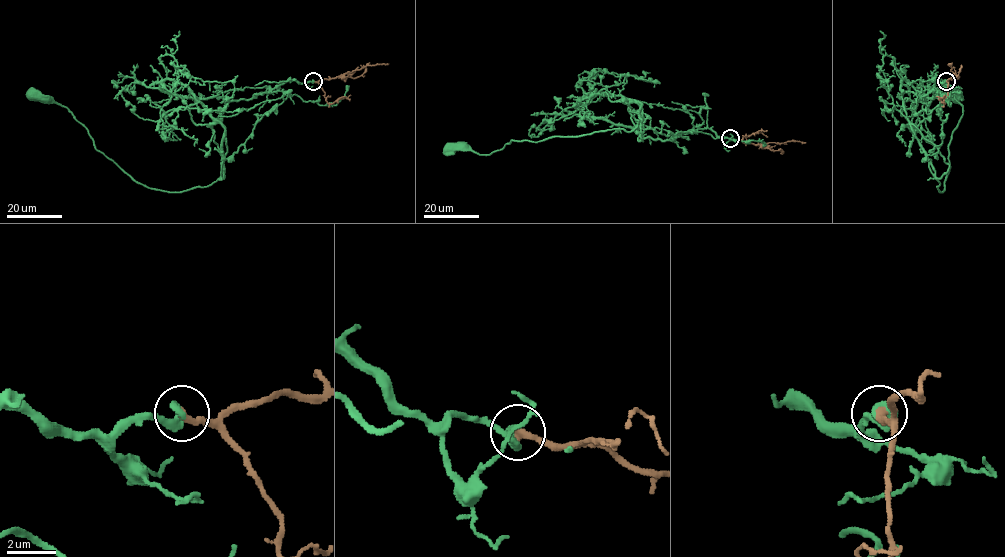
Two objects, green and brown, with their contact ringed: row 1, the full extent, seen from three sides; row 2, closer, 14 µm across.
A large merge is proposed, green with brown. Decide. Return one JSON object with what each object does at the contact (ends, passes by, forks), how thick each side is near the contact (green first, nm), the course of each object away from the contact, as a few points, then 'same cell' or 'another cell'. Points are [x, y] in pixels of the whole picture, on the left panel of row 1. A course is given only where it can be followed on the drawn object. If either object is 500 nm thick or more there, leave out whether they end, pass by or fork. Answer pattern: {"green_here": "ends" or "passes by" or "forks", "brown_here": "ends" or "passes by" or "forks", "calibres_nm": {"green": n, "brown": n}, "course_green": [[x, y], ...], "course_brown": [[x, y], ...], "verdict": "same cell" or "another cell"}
{"green_here": "ends", "brown_here": "ends", "calibres_nm": {"green": 400, "brown": 320}, "course_green": [[313, 80], [231, 100], [169, 95], [166, 79], [224, 128], [221, 175], [179, 192], [136, 182], [33, 95]], "course_brown": [[313, 81], [341, 76], [367, 65], [388, 64]], "verdict": "same cell"}

